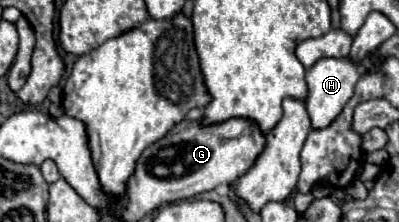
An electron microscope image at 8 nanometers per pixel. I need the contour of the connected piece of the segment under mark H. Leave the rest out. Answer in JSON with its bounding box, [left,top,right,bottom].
[305,56,361,128]

